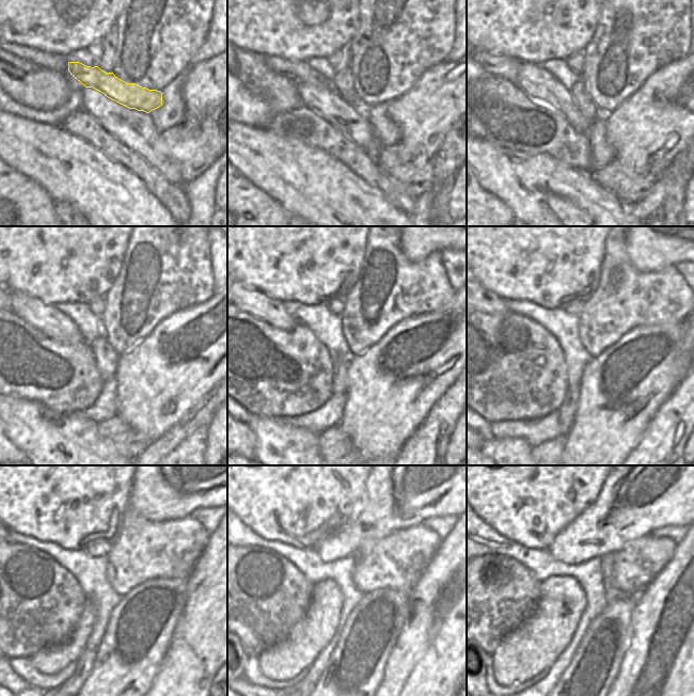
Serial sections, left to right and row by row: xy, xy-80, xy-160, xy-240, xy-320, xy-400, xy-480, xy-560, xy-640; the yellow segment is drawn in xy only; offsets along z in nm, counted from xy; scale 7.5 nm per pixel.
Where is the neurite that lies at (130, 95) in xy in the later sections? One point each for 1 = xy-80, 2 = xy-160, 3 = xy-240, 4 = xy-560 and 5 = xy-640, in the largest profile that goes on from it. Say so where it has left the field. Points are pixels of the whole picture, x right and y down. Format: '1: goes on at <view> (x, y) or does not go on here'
1: goes on at xy-80 (296, 70)
2: goes on at xy-160 (498, 64)
3: goes on at xy-240 (10, 293)
4: does not go on here
5: does not go on here

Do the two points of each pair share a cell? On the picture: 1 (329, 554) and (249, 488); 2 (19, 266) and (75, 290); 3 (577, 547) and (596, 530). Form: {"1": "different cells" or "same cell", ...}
{"1": "different cells", "2": "same cell", "3": "same cell"}

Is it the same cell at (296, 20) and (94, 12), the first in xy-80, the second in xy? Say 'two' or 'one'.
one

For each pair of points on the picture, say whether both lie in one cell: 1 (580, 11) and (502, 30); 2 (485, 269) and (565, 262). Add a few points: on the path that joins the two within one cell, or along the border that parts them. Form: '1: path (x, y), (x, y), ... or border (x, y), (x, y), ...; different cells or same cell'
1: path (561, 18), (521, 20); same cell
2: path (505, 262), (545, 262); same cell

